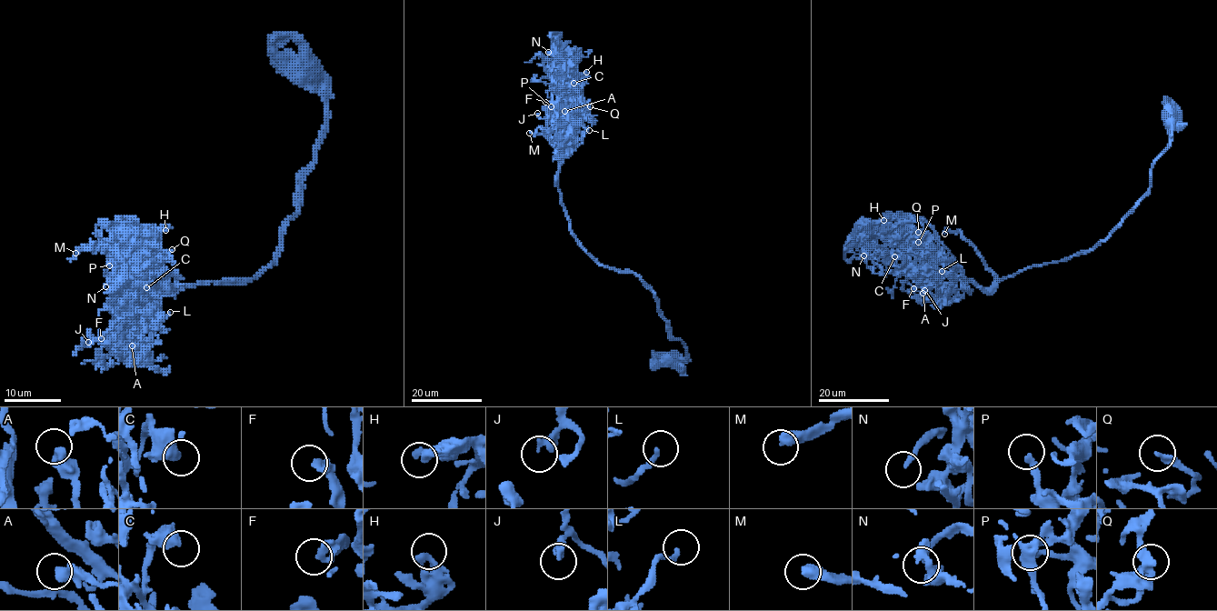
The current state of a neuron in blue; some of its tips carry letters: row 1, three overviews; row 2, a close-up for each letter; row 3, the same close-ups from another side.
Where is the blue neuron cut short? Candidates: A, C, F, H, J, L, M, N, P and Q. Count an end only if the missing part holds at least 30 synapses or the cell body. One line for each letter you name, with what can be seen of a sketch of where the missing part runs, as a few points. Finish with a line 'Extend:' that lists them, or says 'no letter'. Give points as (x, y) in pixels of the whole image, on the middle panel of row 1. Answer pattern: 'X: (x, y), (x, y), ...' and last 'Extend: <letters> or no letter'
N: (548, 52), (546, 35), (553, 28)
Extend: M, N

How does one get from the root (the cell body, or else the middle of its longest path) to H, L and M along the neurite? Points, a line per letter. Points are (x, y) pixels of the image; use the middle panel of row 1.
H: (671, 361), (685, 359), (686, 345), (653, 292), (634, 273), (601, 266), (561, 202), (559, 167), (586, 72)
L: (671, 361), (685, 359), (686, 345), (653, 292), (634, 273), (601, 266), (570, 228), (559, 167), (589, 130)
M: (671, 361), (685, 359), (686, 345), (671, 336), (653, 292), (586, 251), (555, 184), (557, 149), (529, 133)

